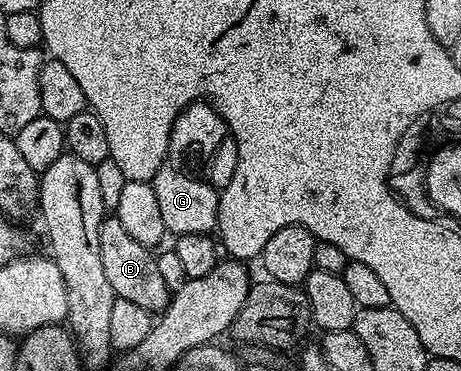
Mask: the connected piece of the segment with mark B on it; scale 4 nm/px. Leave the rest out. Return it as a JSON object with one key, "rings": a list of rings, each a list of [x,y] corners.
{"rings":[[[115,215],[105,216],[98,231],[98,252],[102,258],[102,268],[110,287],[117,297],[130,299],[138,307],[143,307],[148,313],[159,315],[170,300],[170,291],[158,272],[157,254],[151,248],[131,235],[126,235],[126,227],[122,227]]]}

